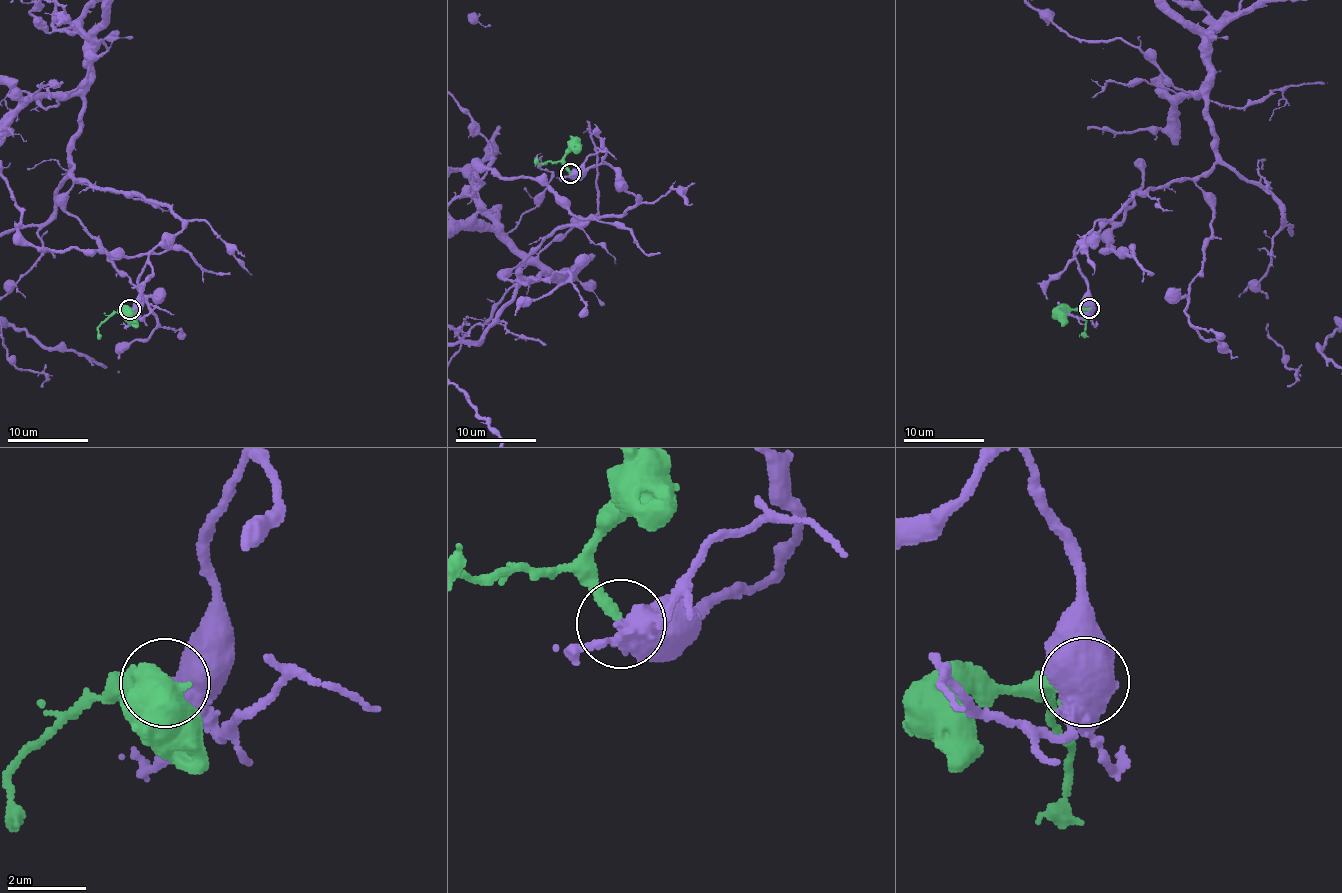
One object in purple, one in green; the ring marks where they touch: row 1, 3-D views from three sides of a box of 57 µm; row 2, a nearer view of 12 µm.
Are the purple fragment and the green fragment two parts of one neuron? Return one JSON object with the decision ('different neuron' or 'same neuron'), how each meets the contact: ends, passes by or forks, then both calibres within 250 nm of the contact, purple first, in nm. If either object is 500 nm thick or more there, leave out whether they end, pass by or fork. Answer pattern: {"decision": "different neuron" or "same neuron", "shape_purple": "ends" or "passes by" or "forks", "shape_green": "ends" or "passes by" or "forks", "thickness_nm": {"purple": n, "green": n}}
{"decision": "different neuron", "thickness_nm": {"purple": 500, "green": 280}}

